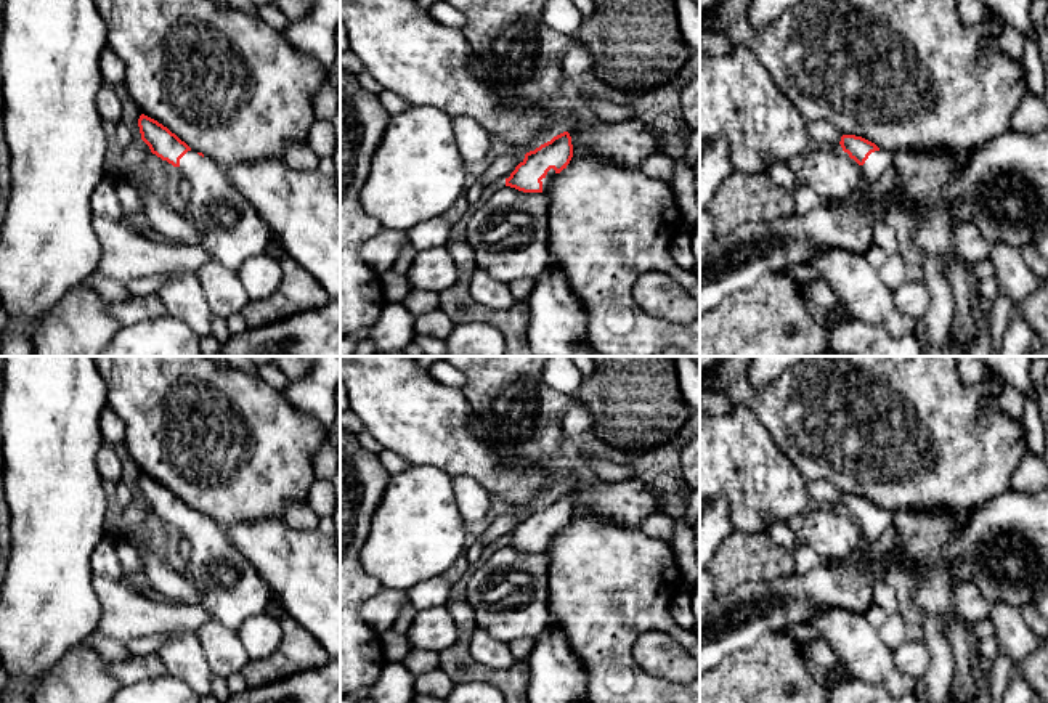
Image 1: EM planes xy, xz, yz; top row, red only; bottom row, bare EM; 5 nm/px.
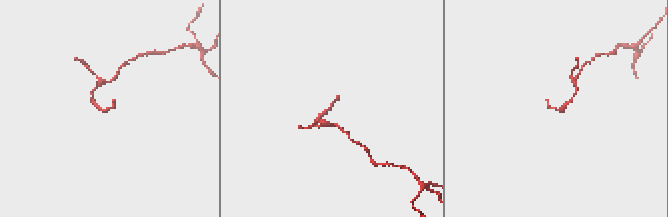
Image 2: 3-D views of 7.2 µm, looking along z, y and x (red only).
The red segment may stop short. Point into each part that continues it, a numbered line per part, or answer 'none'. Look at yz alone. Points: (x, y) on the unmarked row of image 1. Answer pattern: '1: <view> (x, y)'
1: yz (727, 623)

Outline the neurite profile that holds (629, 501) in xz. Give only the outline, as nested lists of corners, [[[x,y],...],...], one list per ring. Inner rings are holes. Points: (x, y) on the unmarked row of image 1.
[[[573,470],[565,472],[568,473],[565,491],[571,496],[573,515],[587,514],[616,525],[639,528],[648,515],[660,512],[652,483],[637,477],[586,485]]]

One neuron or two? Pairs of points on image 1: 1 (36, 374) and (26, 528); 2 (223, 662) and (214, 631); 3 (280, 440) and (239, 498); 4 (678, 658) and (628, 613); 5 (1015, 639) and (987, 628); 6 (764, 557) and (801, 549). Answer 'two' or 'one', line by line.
1: one
2: one
3: one
4: two
5: two
6: two

